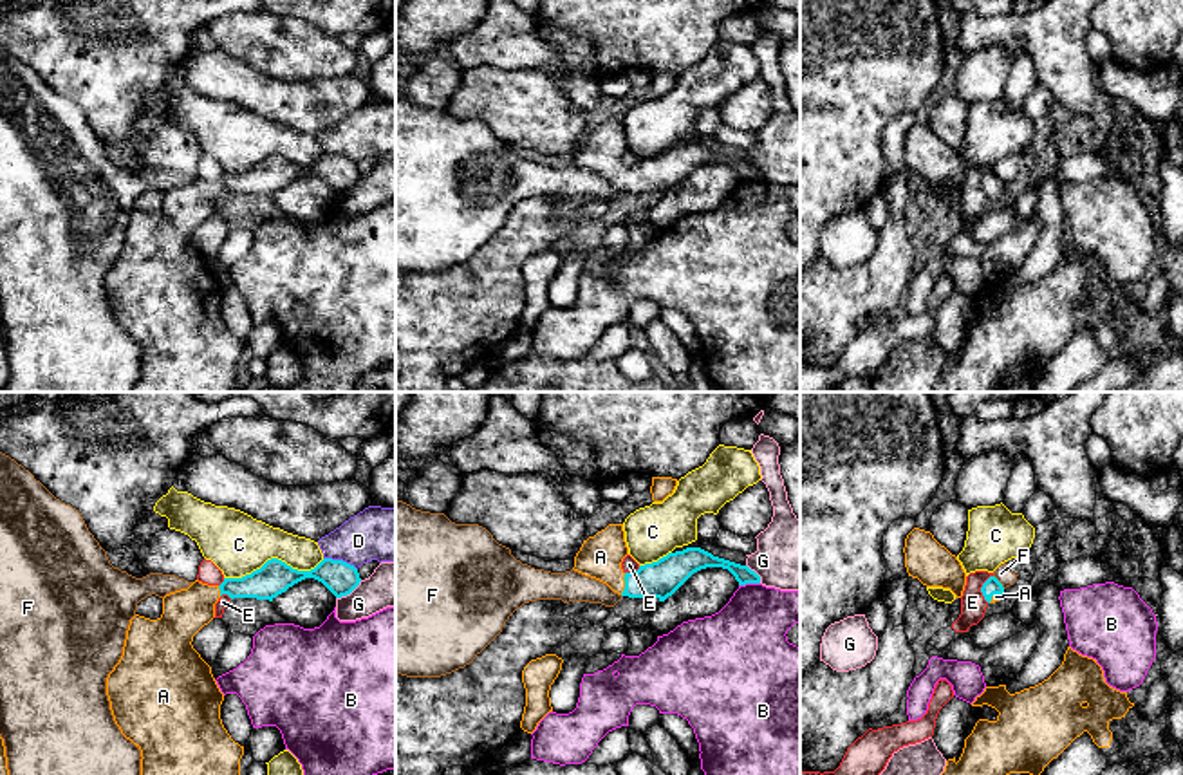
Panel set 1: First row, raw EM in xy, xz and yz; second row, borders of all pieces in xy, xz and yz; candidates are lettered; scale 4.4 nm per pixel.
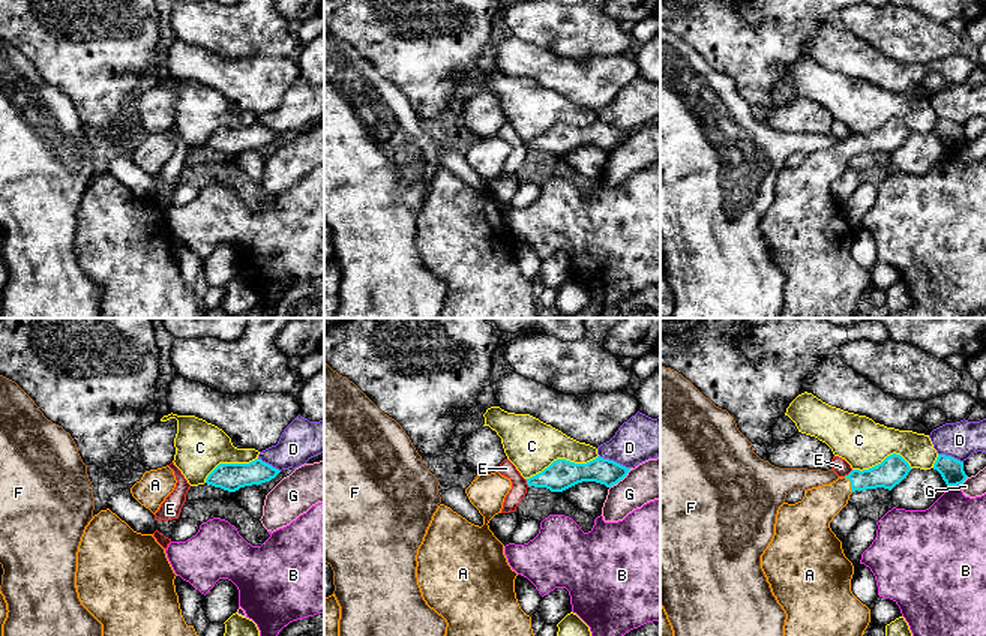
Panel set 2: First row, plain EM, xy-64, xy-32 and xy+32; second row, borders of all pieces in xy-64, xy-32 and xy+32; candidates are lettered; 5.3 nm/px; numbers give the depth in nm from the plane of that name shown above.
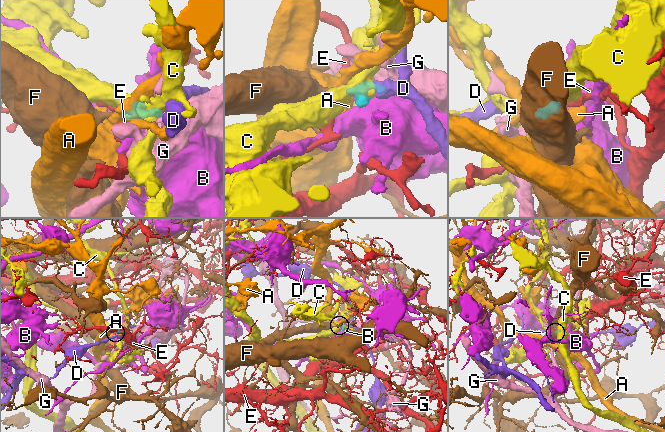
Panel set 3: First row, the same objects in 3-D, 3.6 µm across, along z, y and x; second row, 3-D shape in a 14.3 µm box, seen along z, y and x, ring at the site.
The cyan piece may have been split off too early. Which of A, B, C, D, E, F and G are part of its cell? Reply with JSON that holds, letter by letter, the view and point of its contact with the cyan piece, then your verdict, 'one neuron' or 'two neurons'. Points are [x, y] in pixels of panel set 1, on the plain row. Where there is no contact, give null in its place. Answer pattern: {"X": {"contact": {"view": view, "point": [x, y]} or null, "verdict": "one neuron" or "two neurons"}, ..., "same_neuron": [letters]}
{"A": {"contact": {"view": "xz", "point": [625, 179]}, "verdict": "one neuron"}, "B": {"contact": {"view": "xz", "point": [748, 177]}, "verdict": "two neurons"}, "C": {"contact": {"view": "xy", "point": [273, 154]}, "verdict": "two neurons"}, "D": {"contact": {"view": "xy", "point": [340, 156]}, "verdict": "two neurons"}, "E": {"contact": {"view": "yz", "point": [981, 185]}, "verdict": "two neurons"}, "F": {"contact": {"view": "yz", "point": [999, 177]}, "verdict": "two neurons"}, "G": {"contact": {"view": "xy", "point": [349, 188]}, "verdict": "two neurons"}, "same_neuron": ["A"]}

